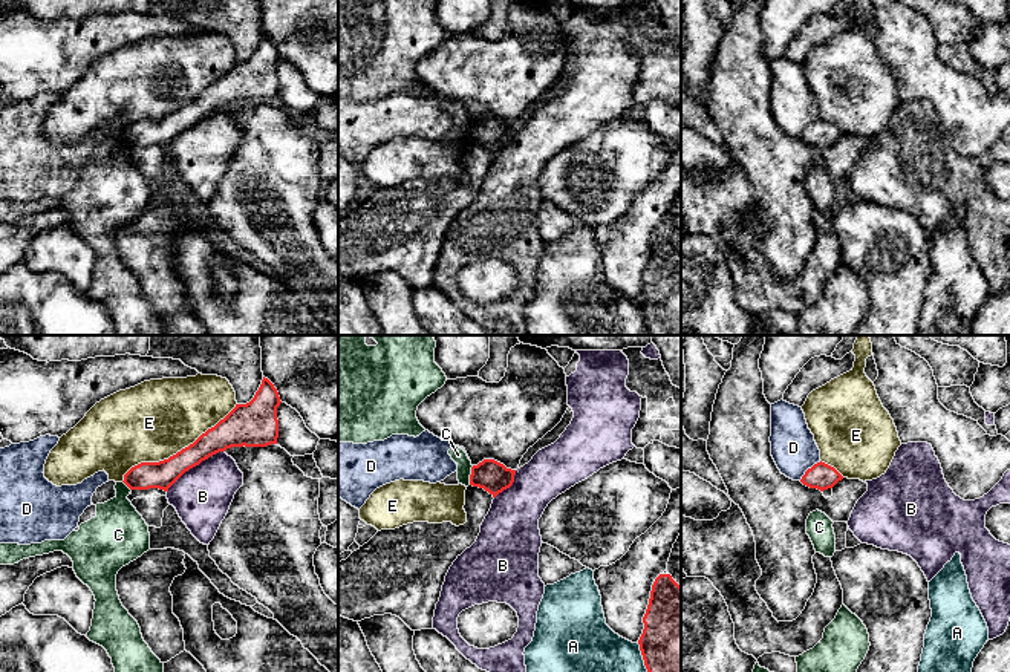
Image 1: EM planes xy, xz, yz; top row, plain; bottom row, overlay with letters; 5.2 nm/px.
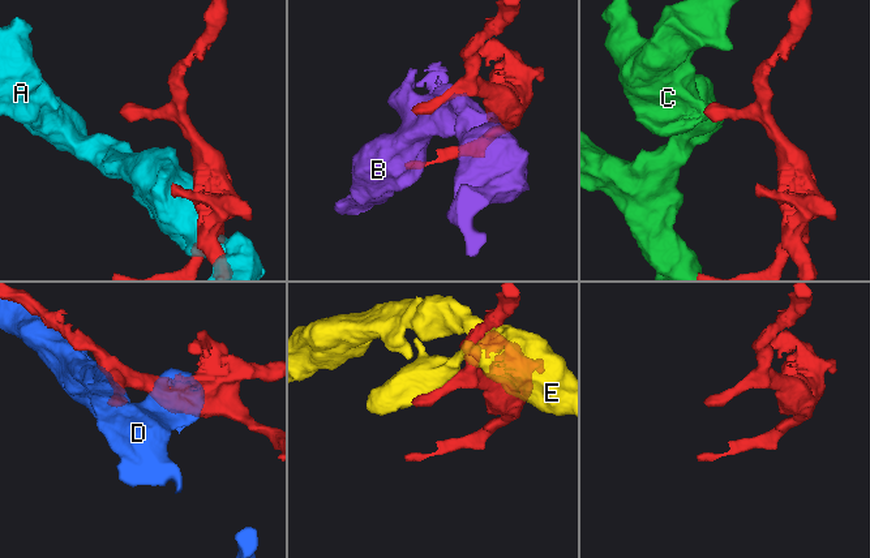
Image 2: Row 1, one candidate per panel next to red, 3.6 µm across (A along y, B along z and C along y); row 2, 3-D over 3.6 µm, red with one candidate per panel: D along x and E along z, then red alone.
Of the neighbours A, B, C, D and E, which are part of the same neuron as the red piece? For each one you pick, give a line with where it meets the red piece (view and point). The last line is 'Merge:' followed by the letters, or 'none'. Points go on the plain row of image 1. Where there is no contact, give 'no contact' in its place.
Merge: none

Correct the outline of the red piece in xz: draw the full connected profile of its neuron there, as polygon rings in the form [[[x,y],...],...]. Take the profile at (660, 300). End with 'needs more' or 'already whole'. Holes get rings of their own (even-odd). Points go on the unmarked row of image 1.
[[[660,231],[650,248],[638,297],[650,335],[681,335],[681,243]]]; already whole

